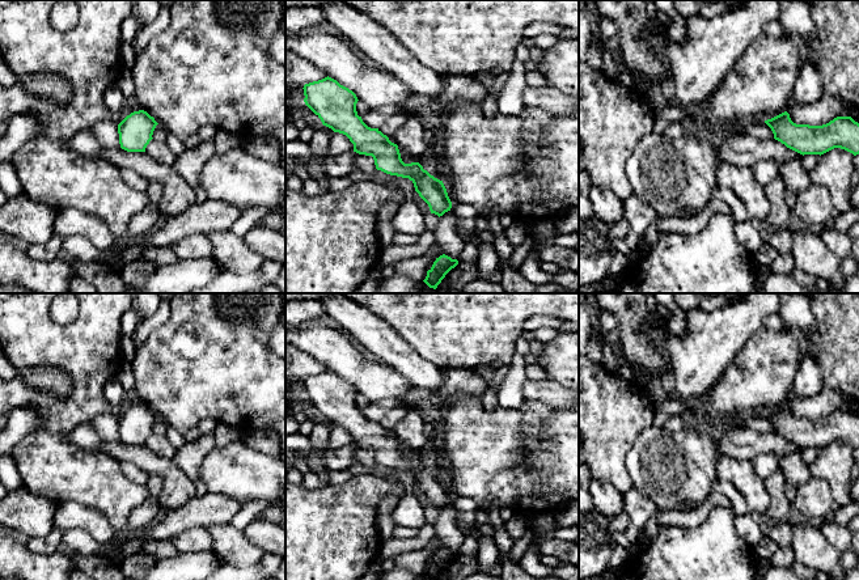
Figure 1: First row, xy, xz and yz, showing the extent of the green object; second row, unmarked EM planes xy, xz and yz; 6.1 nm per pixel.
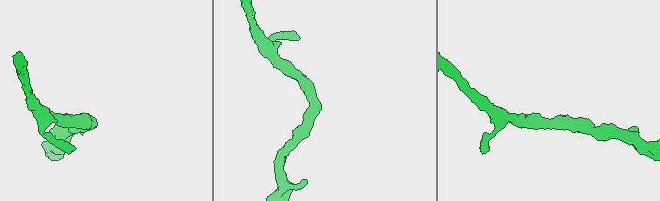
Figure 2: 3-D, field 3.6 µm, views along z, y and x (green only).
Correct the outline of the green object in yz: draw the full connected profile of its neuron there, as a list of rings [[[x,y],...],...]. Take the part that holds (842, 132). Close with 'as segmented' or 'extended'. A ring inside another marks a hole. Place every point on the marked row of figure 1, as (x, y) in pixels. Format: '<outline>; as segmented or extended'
[[[787,111],[765,120],[774,139],[800,154],[824,154],[834,148],[859,154],[859,123],[837,117],[822,126],[796,124]]]; as segmented

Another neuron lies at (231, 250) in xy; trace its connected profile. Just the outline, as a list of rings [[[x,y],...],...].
[[[216,230],[207,233],[213,246],[213,258],[220,262],[227,271],[246,275],[257,271],[263,257],[253,251],[244,241],[230,230]]]

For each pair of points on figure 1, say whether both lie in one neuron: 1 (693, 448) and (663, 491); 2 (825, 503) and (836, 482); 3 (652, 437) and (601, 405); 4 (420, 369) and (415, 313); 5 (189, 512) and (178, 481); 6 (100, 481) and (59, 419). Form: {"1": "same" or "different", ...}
{"1": "same", "2": "different", "3": "different", "4": "different", "5": "different", "6": "same"}

